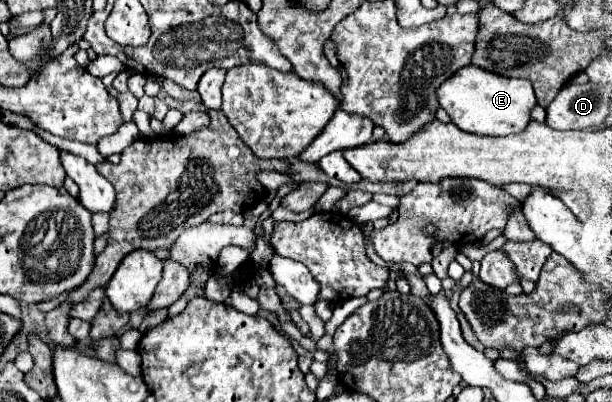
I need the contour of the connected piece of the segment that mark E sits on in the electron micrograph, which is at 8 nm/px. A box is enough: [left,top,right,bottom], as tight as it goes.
[439,64,537,136]

